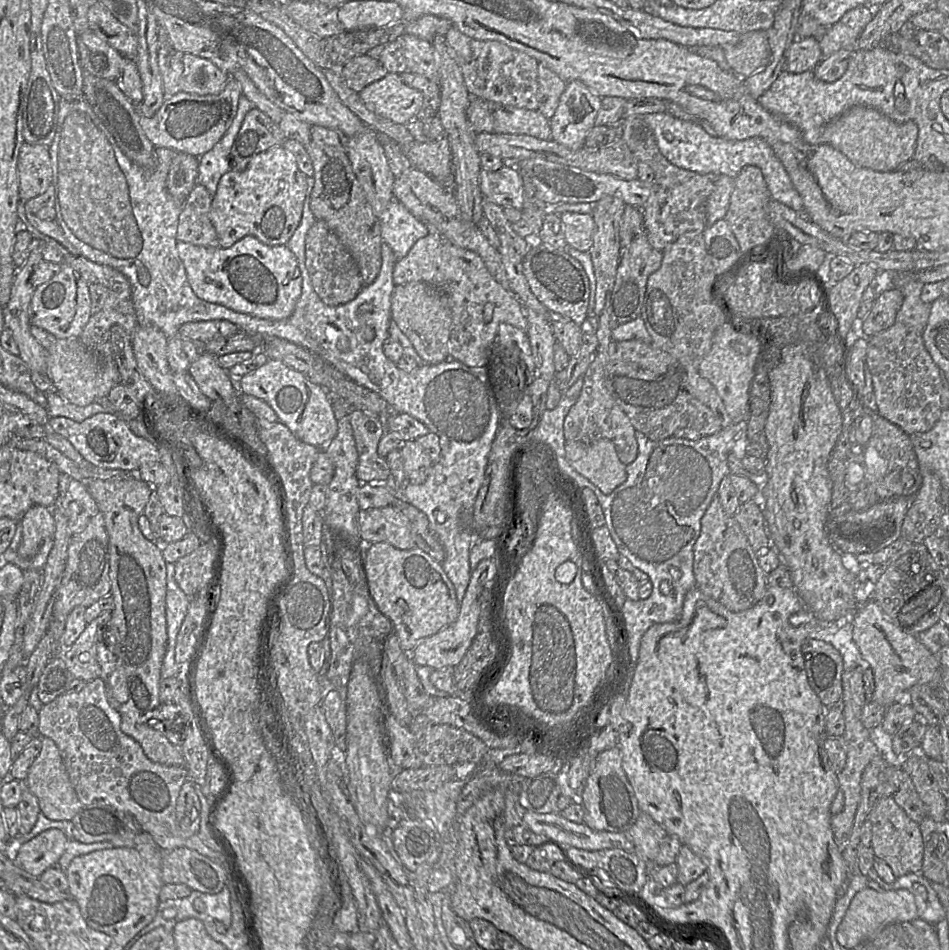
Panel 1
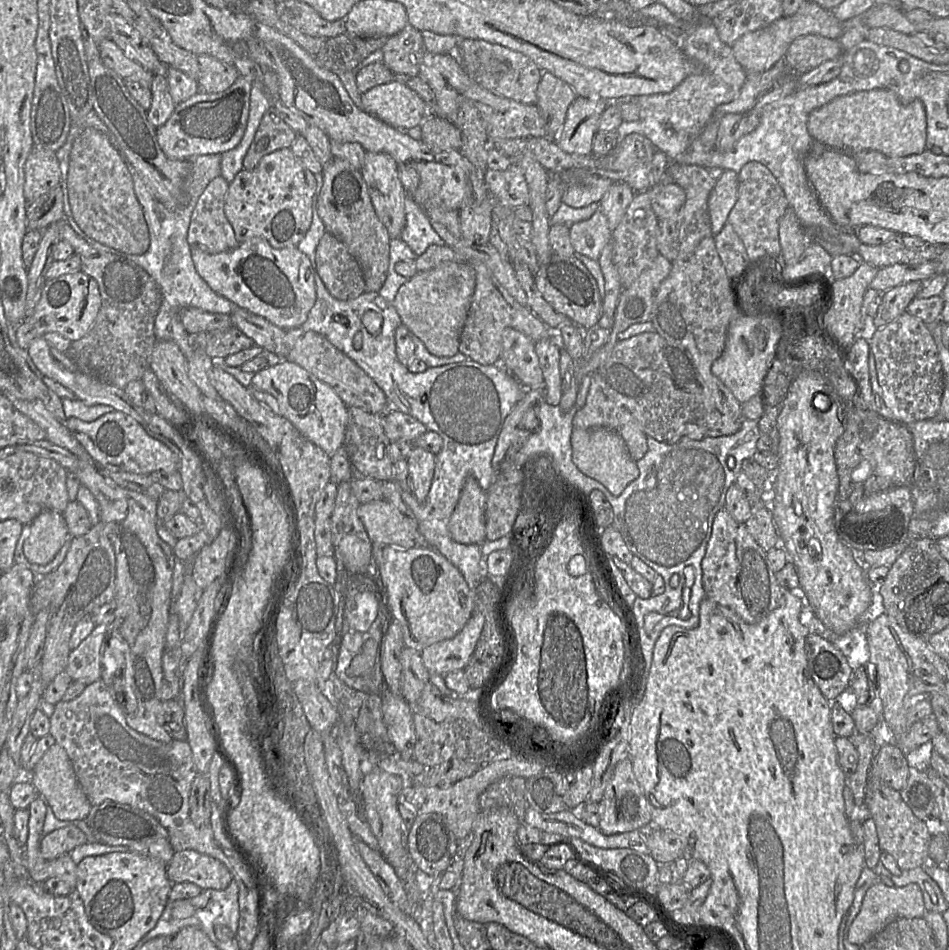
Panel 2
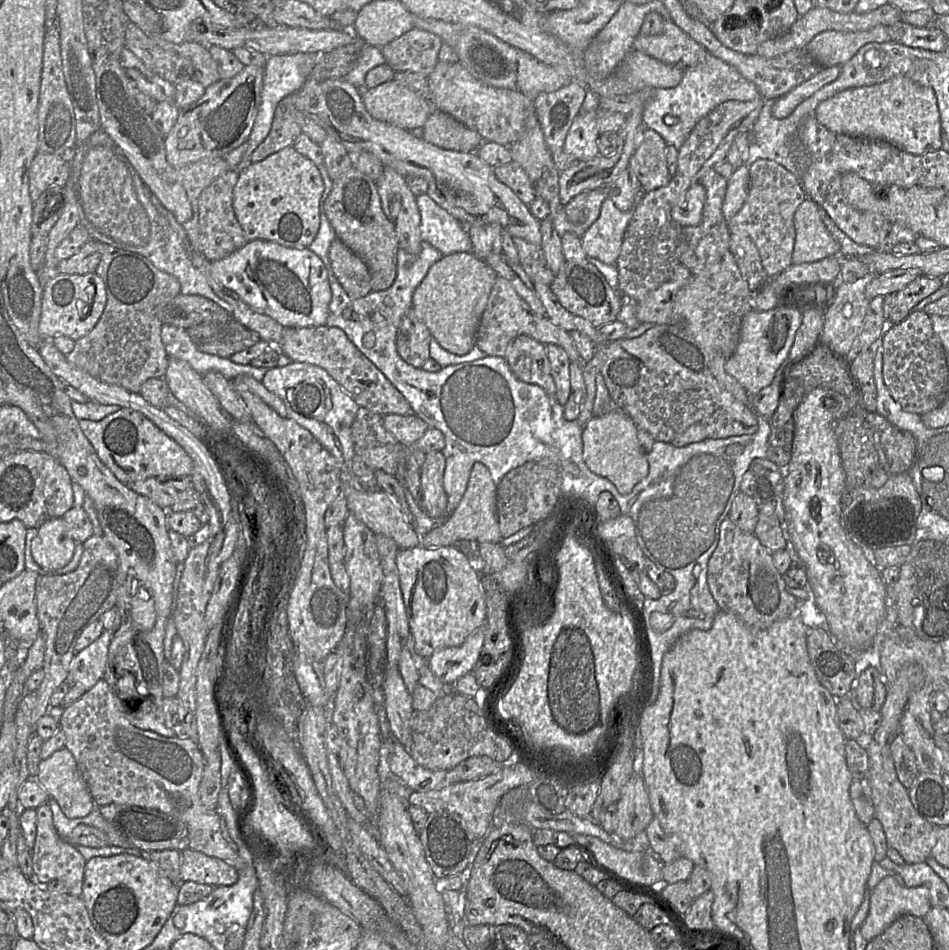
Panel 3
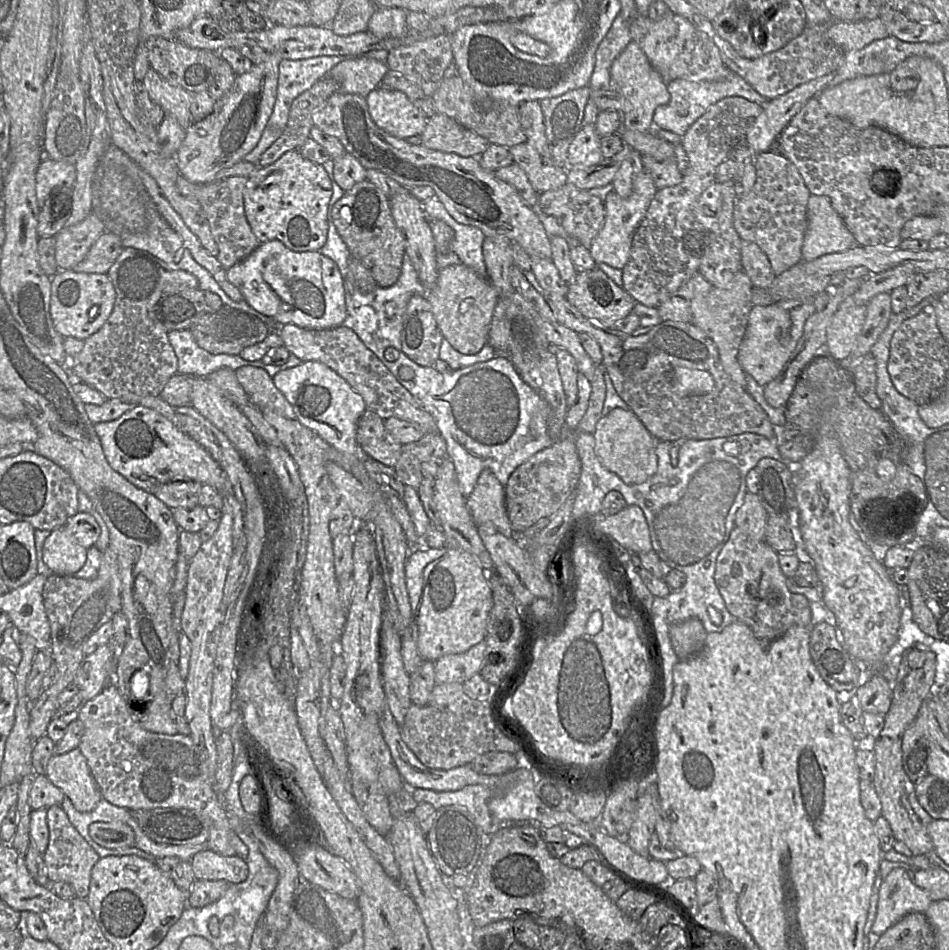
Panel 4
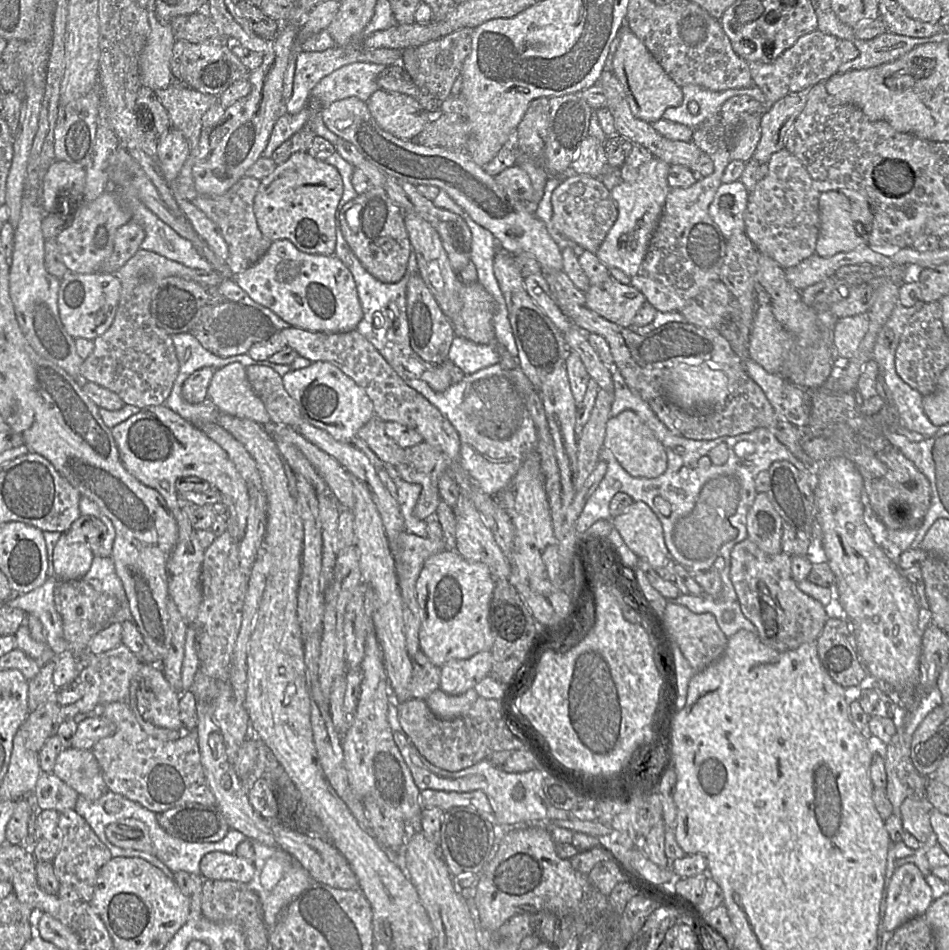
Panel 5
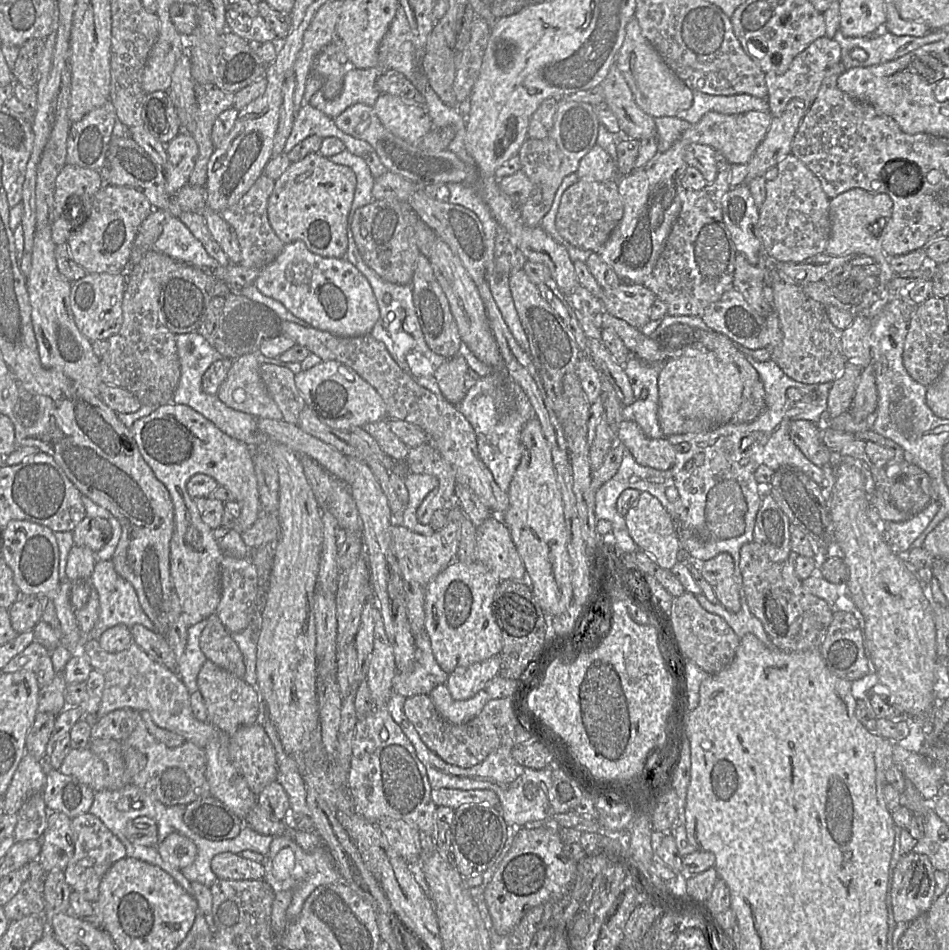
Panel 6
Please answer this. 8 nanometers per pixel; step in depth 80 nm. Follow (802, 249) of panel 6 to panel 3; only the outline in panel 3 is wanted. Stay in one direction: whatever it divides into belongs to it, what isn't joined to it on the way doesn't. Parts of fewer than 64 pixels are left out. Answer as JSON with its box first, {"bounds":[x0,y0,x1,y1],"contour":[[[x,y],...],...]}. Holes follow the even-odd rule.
{"bounds":[728,159,808,278],"contour":[[[757,159],[749,165],[749,182],[740,209],[728,221],[730,233],[748,237],[757,247],[768,278],[773,278],[790,265],[796,237],[794,215],[800,204],[808,198],[797,177],[782,165],[769,159]]]}

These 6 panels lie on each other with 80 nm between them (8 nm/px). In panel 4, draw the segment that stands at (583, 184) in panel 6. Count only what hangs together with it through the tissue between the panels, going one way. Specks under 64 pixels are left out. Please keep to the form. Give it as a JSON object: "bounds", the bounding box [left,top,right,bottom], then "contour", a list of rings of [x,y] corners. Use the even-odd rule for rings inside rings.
{"bounds":[538,183,605,249],"contour":[[[565,183],[556,190],[540,193],[538,205],[543,213],[554,216],[564,230],[578,240],[586,249],[589,249],[605,222],[604,200],[589,193],[589,190],[580,189],[574,184]]]}

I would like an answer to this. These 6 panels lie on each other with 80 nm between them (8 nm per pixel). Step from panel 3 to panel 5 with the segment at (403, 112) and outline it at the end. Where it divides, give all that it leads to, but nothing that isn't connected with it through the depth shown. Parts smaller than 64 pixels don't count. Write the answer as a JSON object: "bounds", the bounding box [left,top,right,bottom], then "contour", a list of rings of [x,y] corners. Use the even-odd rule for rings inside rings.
{"bounds":[366,88,431,140],"contour":[[[379,88],[366,103],[377,124],[403,140],[418,136],[431,120],[431,114],[405,94]]]}

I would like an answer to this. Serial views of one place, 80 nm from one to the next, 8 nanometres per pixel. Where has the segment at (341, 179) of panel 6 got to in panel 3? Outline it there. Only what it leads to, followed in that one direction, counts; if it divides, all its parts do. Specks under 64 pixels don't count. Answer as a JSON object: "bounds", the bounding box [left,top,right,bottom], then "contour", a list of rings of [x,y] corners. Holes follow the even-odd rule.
{"bounds":[233,146,324,248],"contour":[[[288,146],[240,171],[233,190],[233,209],[248,241],[266,240],[288,248],[308,248],[319,231],[324,188],[319,168]]]}

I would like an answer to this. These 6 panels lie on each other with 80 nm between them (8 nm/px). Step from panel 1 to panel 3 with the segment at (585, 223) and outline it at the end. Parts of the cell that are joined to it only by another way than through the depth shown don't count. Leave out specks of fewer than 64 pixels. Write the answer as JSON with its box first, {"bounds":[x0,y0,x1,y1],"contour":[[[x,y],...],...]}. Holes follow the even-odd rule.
{"bounds":[580,198,633,265],"contour":[[[605,198],[597,219],[580,237],[587,257],[615,265],[632,215],[633,209],[621,211],[610,198]]]}

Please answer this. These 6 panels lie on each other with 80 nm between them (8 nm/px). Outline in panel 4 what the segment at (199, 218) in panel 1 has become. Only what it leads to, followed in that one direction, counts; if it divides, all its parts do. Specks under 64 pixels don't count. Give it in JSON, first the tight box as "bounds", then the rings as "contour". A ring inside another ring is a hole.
{"bounds":[177,174,260,269],"contour":[[[179,174],[177,187],[188,199],[195,200],[203,209],[211,234],[218,246],[218,261],[228,269],[245,260],[260,244],[253,233],[244,211],[244,189],[248,177],[231,176],[209,184],[194,184]]]}

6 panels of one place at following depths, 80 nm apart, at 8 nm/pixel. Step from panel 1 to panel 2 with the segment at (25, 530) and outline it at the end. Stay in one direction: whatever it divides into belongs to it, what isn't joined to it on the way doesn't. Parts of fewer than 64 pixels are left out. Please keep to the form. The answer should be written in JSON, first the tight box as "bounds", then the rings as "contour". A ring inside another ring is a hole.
{"bounds":[23,511,72,564],"contour":[[[43,511],[29,525],[30,534],[23,544],[23,553],[33,564],[48,564],[72,538],[62,514],[55,511]]]}

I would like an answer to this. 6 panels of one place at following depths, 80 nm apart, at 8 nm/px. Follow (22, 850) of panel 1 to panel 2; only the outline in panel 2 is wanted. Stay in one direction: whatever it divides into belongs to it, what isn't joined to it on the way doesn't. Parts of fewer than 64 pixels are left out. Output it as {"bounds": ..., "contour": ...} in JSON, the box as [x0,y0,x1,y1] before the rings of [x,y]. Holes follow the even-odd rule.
{"bounds":[40,826,89,860],"contour":[[[68,826],[44,835],[40,842],[40,853],[47,860],[69,854],[75,847],[89,843],[80,828]]]}

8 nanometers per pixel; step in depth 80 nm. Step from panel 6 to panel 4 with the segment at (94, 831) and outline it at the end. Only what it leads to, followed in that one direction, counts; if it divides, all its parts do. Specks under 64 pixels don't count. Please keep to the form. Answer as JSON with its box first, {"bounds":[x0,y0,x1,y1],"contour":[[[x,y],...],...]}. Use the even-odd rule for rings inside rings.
{"bounds":[42,805,101,900],"contour":[[[54,805],[47,808],[47,825],[49,842],[42,857],[50,882],[68,883],[74,889],[76,897],[86,900],[89,894],[91,870],[101,857],[72,825],[60,806]]]}

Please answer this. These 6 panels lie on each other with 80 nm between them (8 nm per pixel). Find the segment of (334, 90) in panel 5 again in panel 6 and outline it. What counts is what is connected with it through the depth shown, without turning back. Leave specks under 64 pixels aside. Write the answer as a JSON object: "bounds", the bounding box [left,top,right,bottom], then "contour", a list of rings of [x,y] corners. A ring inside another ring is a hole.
{"bounds":[309,65,385,119],"contour":[[[380,65],[367,69],[349,69],[345,73],[343,88],[337,98],[328,100],[319,89],[310,99],[309,105],[331,119],[336,118],[354,104],[365,104],[373,107],[380,95],[375,82],[384,71],[385,68]]]}

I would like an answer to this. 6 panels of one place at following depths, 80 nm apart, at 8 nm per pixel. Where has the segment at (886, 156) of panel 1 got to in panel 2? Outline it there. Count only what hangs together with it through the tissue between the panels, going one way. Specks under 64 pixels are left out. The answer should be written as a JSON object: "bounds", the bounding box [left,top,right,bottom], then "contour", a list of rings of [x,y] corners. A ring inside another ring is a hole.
{"bounds":[808,89,927,157],"contour":[[[875,89],[840,96],[816,108],[808,118],[808,132],[818,143],[852,156],[878,151],[888,157],[907,157],[926,151],[927,118],[920,100],[903,105],[894,92]]]}

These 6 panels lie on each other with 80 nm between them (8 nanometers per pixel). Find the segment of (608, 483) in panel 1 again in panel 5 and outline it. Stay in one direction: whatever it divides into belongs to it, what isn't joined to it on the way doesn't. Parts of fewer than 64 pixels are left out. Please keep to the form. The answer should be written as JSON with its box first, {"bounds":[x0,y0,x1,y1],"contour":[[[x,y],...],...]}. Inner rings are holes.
{"bounds":[603,410,667,478],"contour":[[[629,410],[608,419],[603,448],[633,477],[655,478],[667,469],[666,448],[641,419]]]}

